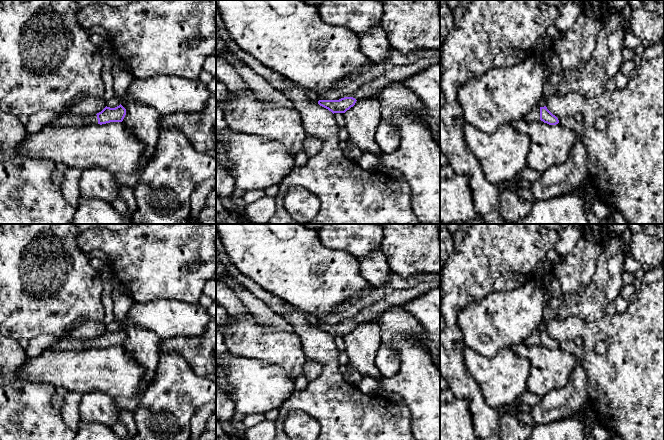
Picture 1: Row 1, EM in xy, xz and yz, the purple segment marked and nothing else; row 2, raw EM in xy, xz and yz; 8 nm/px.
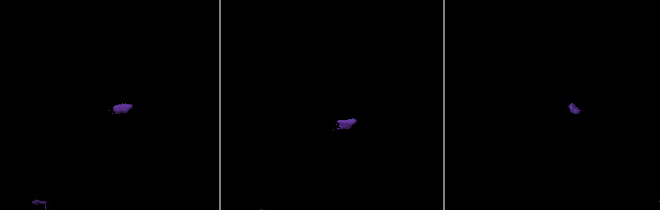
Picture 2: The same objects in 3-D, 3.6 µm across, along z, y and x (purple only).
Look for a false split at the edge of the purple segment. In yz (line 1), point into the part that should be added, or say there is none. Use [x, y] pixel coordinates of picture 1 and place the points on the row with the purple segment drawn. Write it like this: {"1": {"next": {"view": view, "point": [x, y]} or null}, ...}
{"1": {"next": {"view": "yz", "point": [534, 115]}}}

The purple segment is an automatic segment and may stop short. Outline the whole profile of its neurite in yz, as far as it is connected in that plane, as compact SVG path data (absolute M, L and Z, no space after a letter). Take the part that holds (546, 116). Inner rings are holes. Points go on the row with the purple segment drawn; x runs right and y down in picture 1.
M546 106L534 107L529 113L526 114L524 119L527 122L536 122L536 121L543 121L544 123L547 123L549 125L556 125L559 123L558 118L553 115Z

